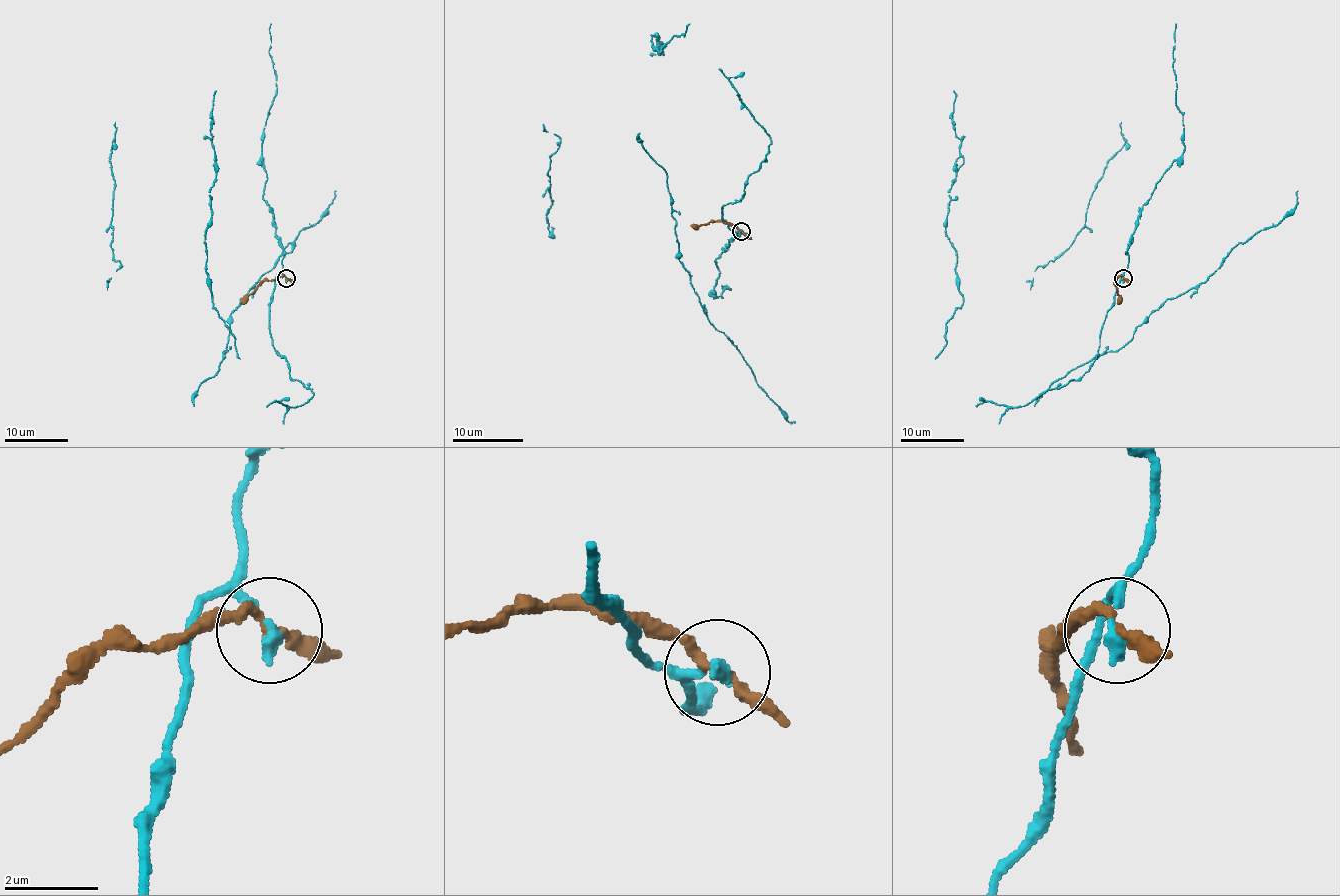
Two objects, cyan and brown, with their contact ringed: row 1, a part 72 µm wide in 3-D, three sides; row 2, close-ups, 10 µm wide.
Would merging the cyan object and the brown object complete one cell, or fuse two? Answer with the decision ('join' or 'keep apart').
keep apart

